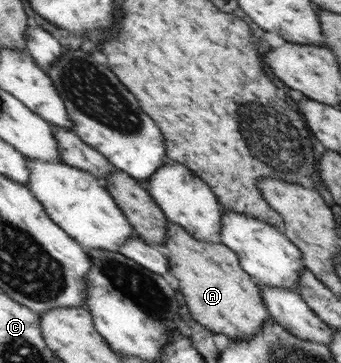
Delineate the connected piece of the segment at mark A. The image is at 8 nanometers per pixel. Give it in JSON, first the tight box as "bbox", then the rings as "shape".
{"bbox":[161,222,270,341],"shape":[[[170,222],[166,243],[161,250],[167,257],[168,270],[176,278],[191,316],[213,334],[223,334],[232,341],[250,339],[270,319],[260,286],[242,270],[237,253],[226,245],[198,241],[186,229]]]}

